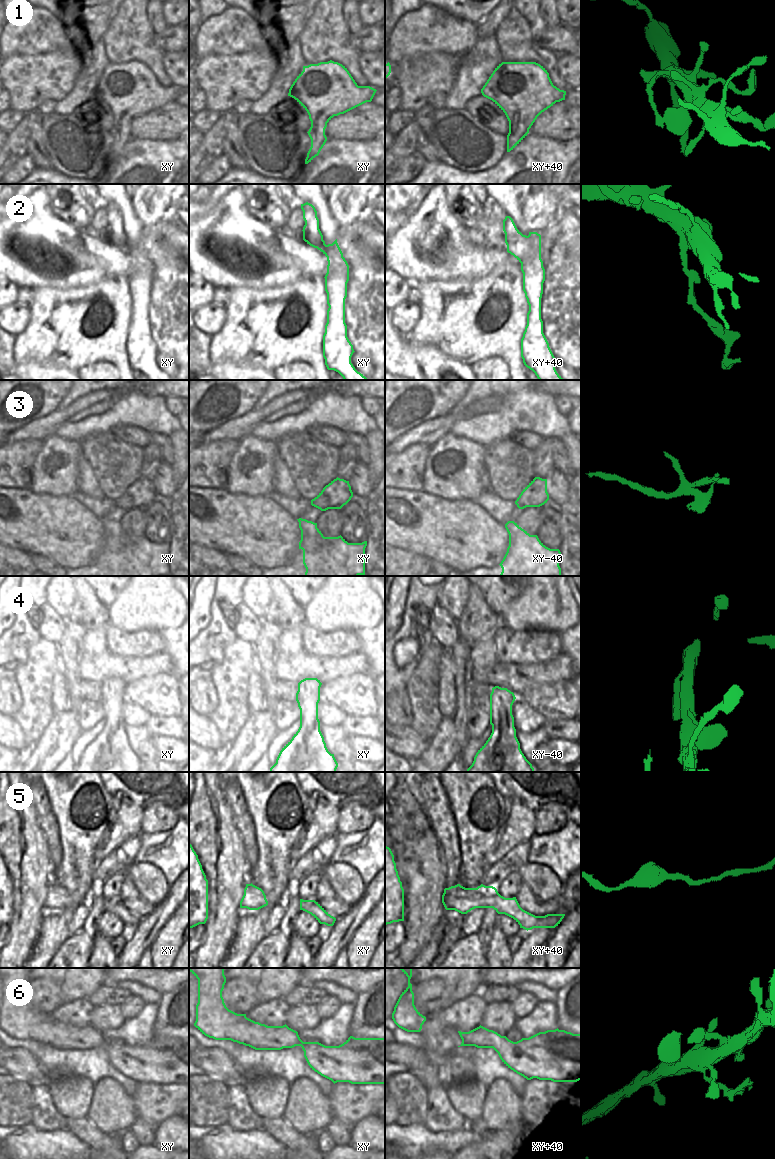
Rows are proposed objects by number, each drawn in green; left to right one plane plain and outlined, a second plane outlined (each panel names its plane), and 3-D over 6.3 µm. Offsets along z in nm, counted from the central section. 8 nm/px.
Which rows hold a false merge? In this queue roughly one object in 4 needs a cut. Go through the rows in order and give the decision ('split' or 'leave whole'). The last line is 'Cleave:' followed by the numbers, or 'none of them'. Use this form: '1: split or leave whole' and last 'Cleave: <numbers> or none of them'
1: leave whole
2: split
3: leave whole
4: leave whole
5: leave whole
6: leave whole
Cleave: 2

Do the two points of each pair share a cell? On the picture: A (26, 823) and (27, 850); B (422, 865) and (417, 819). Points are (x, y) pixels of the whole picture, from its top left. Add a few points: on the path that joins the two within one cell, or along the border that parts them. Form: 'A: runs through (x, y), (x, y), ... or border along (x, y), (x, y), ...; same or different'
A: runs through (26, 830), (27, 843); same
B: border along (435, 837), (416, 837), (408, 859); different

